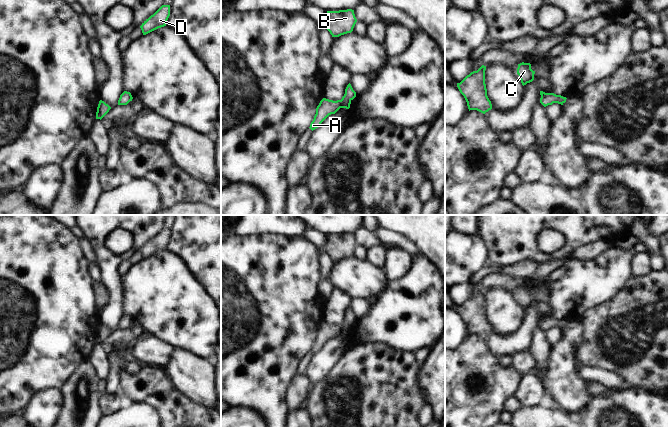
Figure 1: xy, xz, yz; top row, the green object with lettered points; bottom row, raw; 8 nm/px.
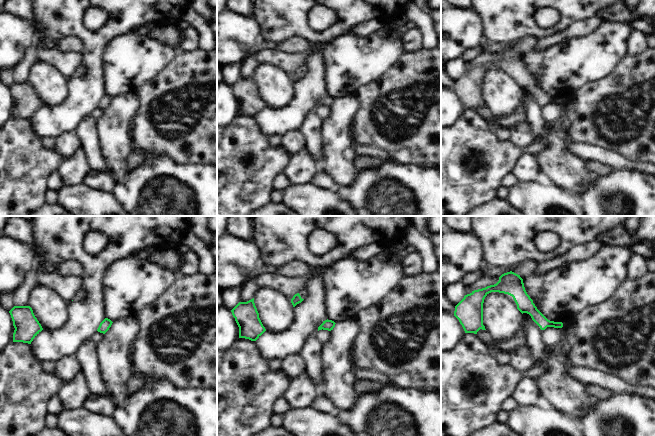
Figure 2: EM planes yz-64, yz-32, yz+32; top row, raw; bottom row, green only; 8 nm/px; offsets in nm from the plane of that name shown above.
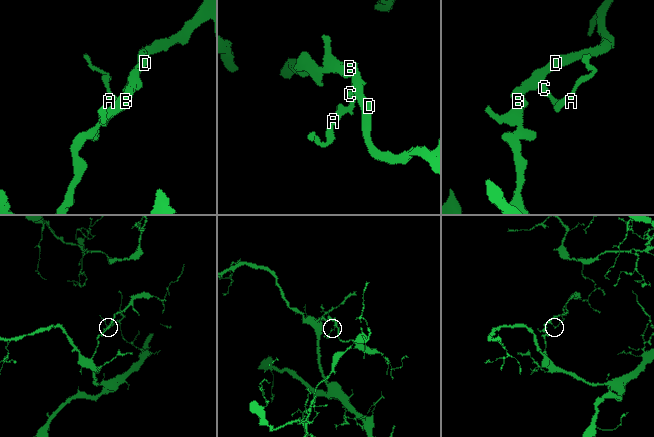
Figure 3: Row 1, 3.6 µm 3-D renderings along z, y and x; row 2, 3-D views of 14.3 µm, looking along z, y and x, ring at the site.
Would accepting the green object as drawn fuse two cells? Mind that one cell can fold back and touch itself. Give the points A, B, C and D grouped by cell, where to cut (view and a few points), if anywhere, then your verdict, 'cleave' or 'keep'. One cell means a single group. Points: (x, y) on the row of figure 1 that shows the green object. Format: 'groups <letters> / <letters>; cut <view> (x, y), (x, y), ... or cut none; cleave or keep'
groups A B C D; cut none; keep

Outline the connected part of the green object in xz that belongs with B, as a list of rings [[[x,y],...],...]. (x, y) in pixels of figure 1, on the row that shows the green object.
[[[354,10],[327,11],[323,21],[323,27],[326,28],[332,37],[351,33],[357,22]]]

